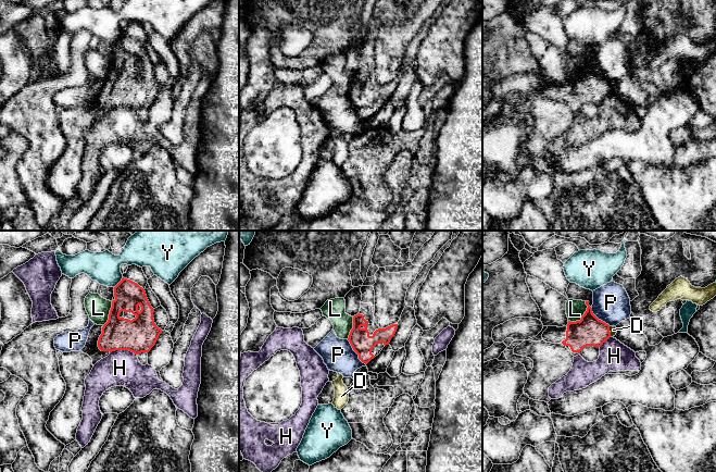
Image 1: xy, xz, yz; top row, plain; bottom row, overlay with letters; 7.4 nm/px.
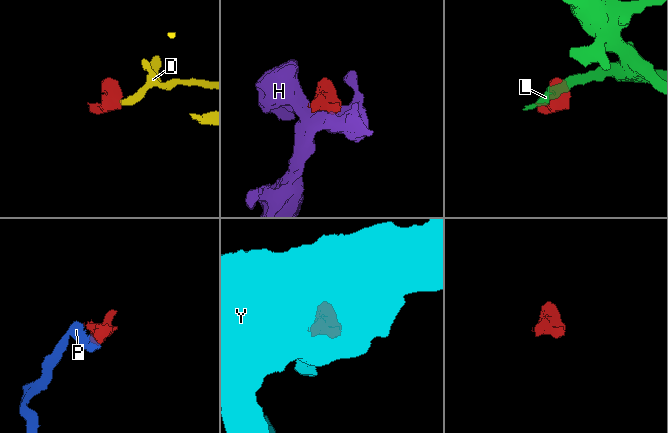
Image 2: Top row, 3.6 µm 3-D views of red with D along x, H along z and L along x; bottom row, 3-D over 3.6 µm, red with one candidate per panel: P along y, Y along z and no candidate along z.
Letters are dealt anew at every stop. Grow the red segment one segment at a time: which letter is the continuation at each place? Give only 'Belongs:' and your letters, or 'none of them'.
Belongs: none of them

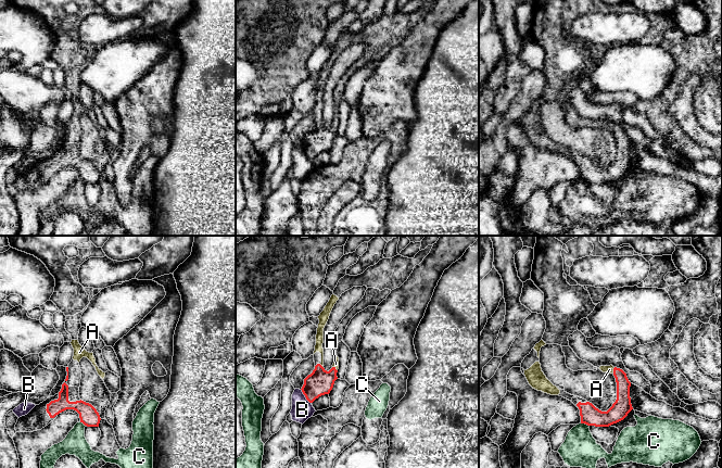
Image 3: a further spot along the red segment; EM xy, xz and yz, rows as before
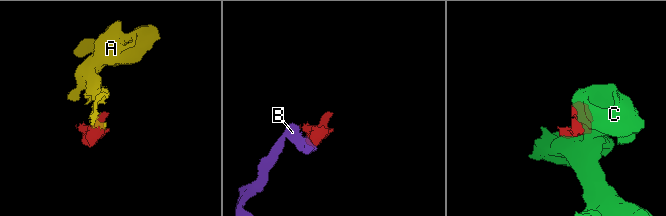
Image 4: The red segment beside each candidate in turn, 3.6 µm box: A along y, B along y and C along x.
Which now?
Belongs: A

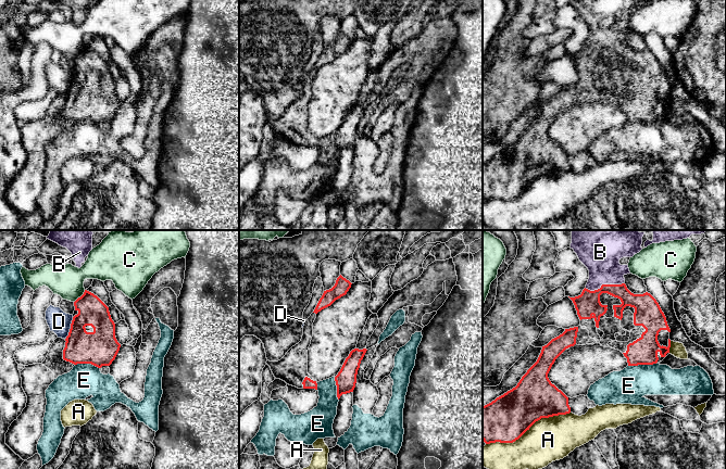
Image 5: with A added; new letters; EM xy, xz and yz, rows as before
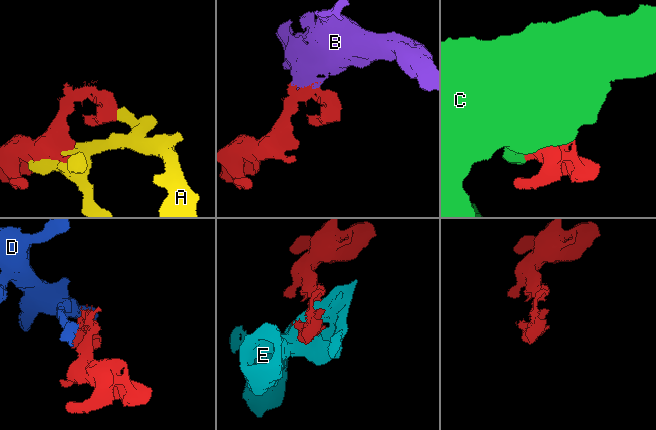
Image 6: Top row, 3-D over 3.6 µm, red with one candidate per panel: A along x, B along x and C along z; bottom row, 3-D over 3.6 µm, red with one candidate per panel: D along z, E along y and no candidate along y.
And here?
Belongs: B

